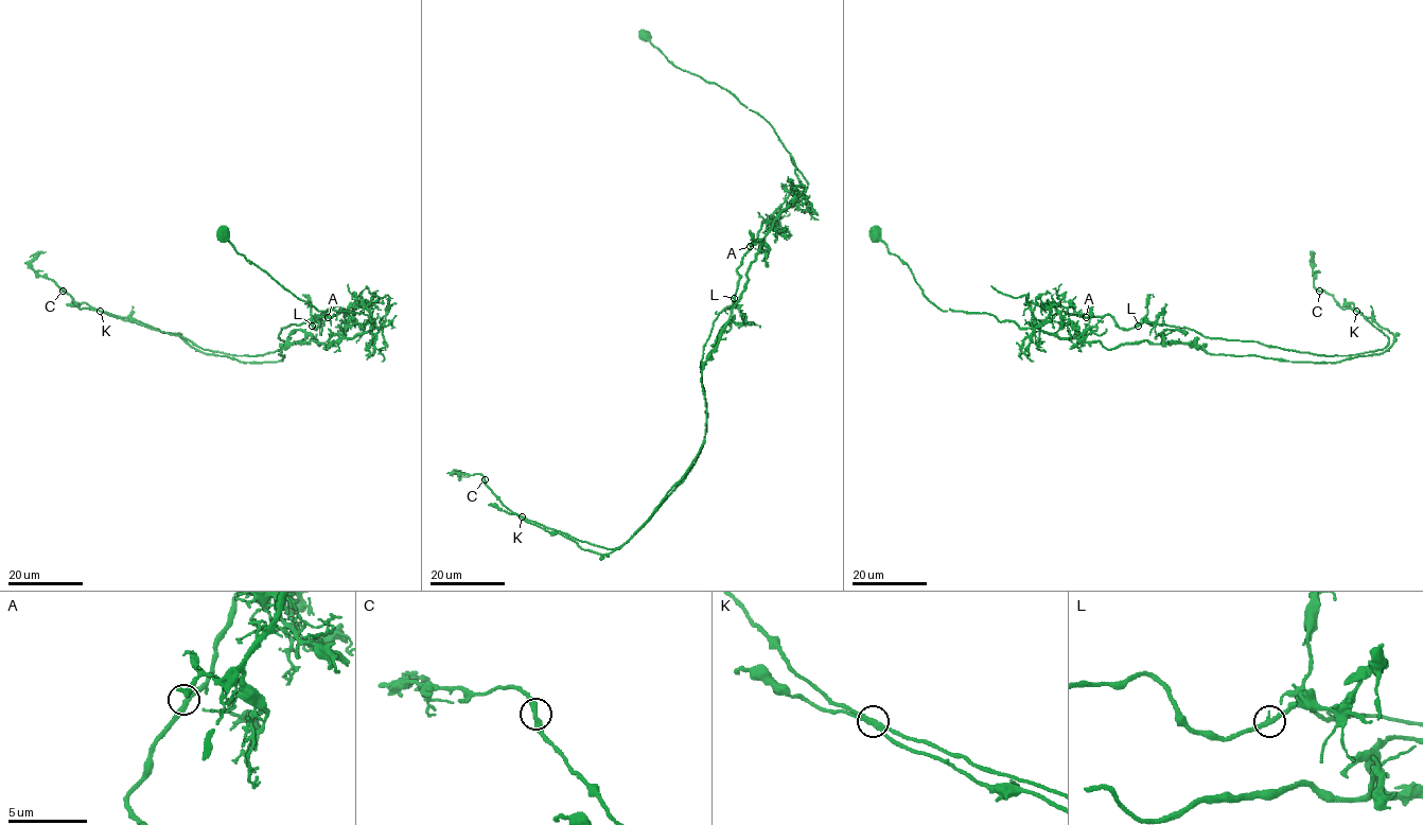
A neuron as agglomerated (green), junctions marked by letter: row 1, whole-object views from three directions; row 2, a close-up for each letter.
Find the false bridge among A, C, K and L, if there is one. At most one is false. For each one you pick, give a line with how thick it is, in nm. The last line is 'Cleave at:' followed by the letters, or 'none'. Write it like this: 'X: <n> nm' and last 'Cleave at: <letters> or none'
K: 320 nm
Cleave at: K

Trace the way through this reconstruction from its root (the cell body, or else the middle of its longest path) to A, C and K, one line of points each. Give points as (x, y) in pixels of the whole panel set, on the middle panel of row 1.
A: (646, 37), (675, 66), (716, 83), (757, 112), (794, 160), (803, 192), (791, 194), (762, 223), (750, 246)
C: (646, 37), (757, 112), (803, 192), (704, 363), (704, 444), (627, 542), (523, 520), (485, 479)
K: (646, 37), (757, 112), (803, 192), (749, 267), (704, 363), (704, 444), (649, 520), (605, 548), (521, 516)

